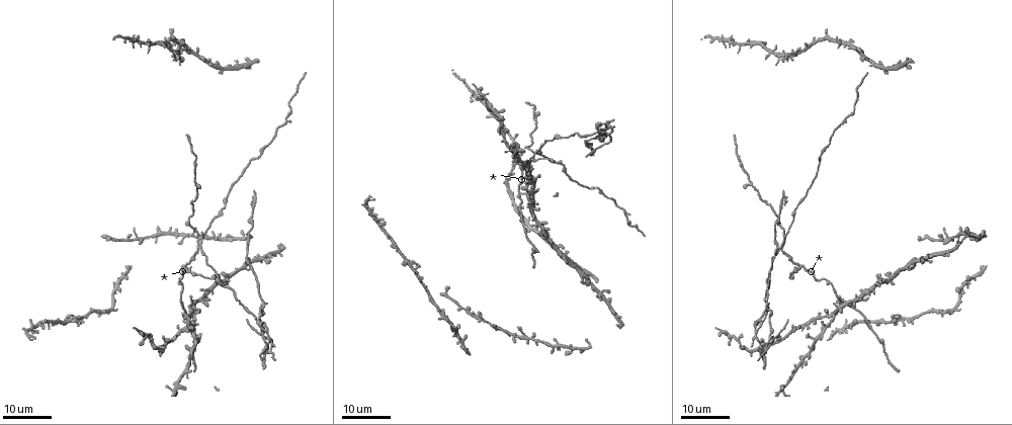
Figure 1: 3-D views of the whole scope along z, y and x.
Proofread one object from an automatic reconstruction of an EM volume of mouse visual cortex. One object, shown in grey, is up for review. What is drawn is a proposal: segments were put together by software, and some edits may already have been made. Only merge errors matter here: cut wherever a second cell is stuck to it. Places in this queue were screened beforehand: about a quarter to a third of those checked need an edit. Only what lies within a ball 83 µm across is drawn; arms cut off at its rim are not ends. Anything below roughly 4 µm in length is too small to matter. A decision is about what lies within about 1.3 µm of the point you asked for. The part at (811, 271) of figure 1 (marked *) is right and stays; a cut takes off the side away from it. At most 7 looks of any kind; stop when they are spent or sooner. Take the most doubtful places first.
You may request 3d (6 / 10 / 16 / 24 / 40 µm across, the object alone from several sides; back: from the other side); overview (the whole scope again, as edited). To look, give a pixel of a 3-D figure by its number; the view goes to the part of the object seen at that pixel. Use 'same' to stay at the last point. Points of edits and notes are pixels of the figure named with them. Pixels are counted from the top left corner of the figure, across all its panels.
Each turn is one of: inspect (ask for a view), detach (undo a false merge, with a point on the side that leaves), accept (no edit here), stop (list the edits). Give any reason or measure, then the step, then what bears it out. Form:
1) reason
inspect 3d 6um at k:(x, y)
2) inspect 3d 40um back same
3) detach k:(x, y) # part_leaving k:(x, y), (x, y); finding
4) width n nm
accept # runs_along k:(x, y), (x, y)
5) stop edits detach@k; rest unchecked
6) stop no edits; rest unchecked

inspect 3d 24um at 1:(952, 241)

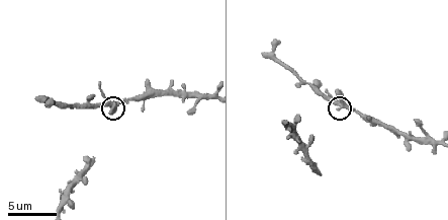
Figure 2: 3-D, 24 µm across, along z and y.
inspect 3d 6um at 2:(338, 108)

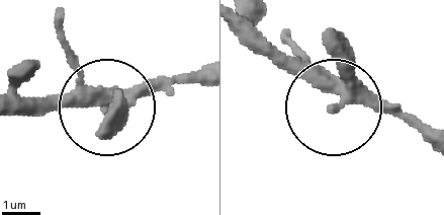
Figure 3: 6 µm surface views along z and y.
accept # one cell here

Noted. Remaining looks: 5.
three-way junction
inspect 3d 16um at 1:(185, 268)

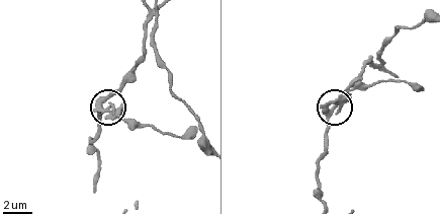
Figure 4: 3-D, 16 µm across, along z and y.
zoom in
inspect 3d 6um at 4:(339, 110)

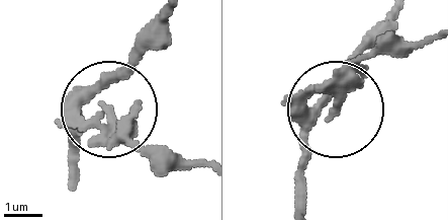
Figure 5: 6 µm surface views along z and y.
other side
inspect 3d 6um back at 5:(106, 106)

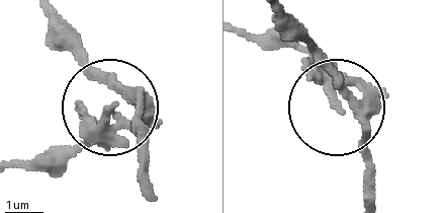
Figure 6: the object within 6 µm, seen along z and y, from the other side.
detach 6:(89, 122) # part_leaving 6:(363, 96), (298, 48), (241, 36); a second cell is stuck on

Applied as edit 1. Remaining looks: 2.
three-way junction
inspect 3d 24um at 1:(785, 236)

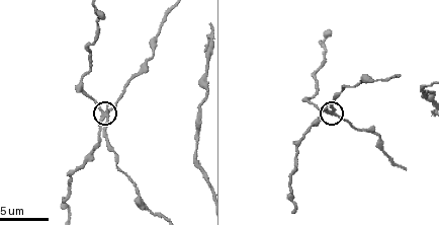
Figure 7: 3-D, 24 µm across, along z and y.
inspect 3d 6um at 7:(104, 113)

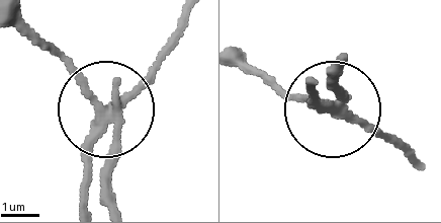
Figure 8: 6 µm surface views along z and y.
width 250 nm
detach 8:(100, 169) # part_leaving 8:(112, 118), (112, 201); two cells meet here

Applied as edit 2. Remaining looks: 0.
stop edits detach@6, detach@8; rest unchecked

